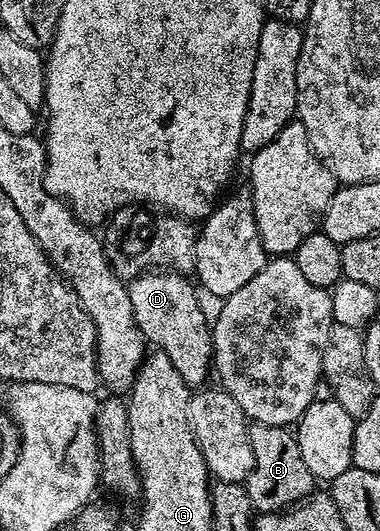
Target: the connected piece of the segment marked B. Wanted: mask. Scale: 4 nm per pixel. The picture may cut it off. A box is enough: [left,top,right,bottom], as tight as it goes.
[243,422,314,511]

